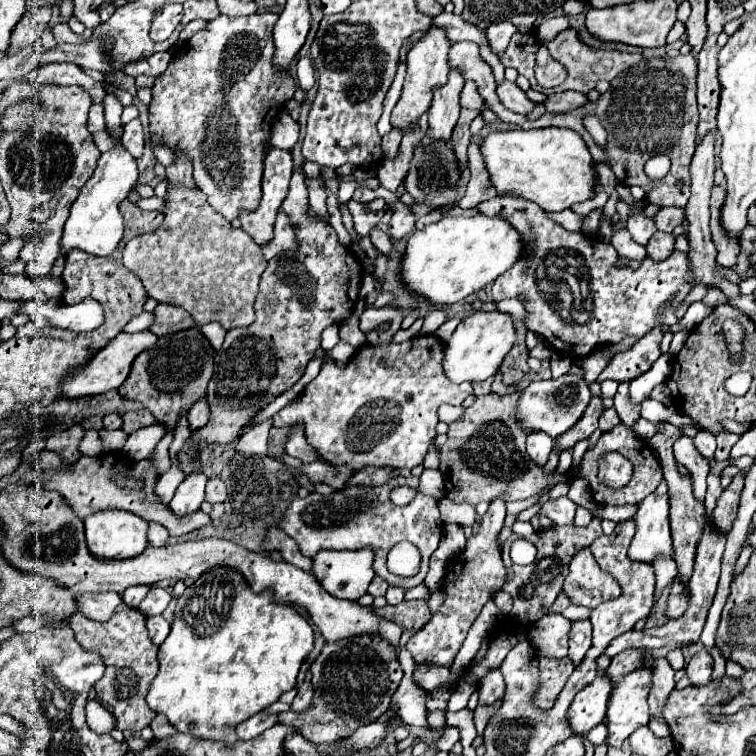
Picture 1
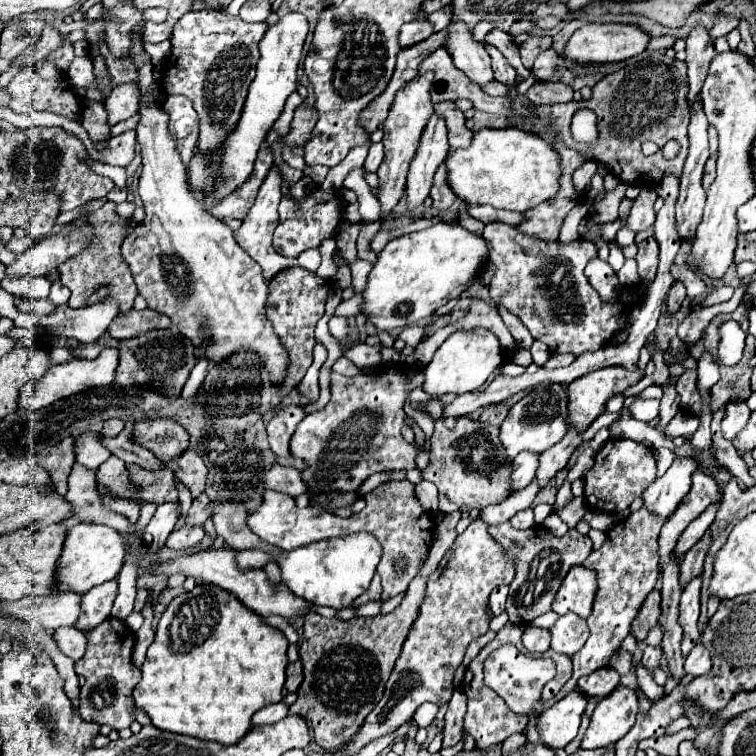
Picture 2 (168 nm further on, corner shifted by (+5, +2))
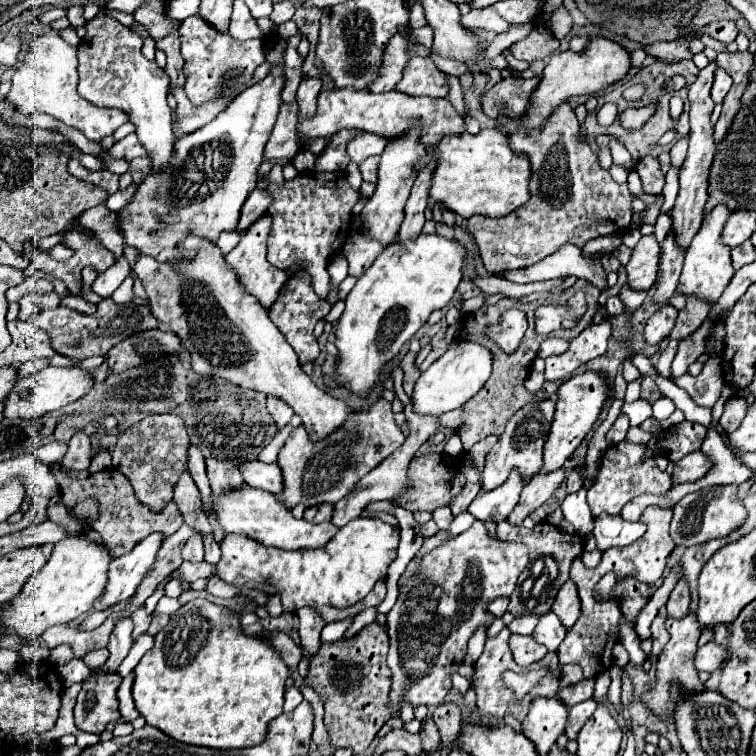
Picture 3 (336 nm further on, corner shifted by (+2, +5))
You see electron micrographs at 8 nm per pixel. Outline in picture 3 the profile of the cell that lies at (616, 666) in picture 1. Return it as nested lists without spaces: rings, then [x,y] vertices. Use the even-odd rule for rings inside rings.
[[[584,679],[580,681],[578,685],[572,685],[572,687],[562,687],[558,691],[558,699],[566,705],[566,707],[572,707],[576,703],[582,703],[586,699],[592,699],[592,693],[594,693],[594,679]]]

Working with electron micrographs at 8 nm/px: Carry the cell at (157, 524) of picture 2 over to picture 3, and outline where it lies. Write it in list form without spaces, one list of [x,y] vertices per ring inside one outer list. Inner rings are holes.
[[[152,533],[140,541],[130,553],[118,557],[108,567],[108,583],[104,595],[100,597],[102,609],[110,609],[120,601],[126,601],[134,595],[138,583],[144,579],[146,571],[154,563],[154,557],[162,545],[162,535]]]

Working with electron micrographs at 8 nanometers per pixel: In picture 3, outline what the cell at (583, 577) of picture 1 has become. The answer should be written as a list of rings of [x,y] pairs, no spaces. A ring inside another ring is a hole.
[[[566,581],[558,595],[556,601],[552,605],[552,611],[558,615],[558,619],[562,621],[562,627],[566,627],[566,631],[570,631],[580,615],[580,599],[578,599],[578,591],[576,585],[572,581]]]

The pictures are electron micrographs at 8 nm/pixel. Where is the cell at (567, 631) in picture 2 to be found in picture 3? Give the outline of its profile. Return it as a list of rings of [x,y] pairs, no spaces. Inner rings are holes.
[[[550,611],[548,615],[542,615],[536,629],[534,629],[534,635],[532,635],[538,643],[546,645],[548,651],[556,651],[558,645],[564,641],[566,637],[566,629],[562,627],[560,619],[556,619],[556,615]]]

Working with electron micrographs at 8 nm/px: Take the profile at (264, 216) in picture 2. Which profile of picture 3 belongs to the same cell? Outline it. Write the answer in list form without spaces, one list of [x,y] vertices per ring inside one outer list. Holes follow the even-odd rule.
[[[268,215],[260,217],[240,239],[240,243],[226,255],[226,263],[228,267],[232,267],[232,271],[238,273],[238,279],[240,279],[240,285],[250,293],[250,295],[256,295],[256,299],[260,301],[262,307],[270,309],[272,303],[276,301],[276,295],[280,291],[280,285],[288,279],[288,271],[278,271],[276,267],[272,267],[268,261],[266,261],[266,239],[268,239],[268,231],[270,231],[270,223],[272,219]]]

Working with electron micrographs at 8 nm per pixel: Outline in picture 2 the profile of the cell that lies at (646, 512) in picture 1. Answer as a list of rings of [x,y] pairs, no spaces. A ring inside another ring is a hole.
[[[679,458],[671,464],[665,476],[657,478],[641,496],[643,506],[653,514],[661,516],[663,520],[677,510],[681,500],[691,488],[691,472],[697,468],[697,462],[691,458]]]

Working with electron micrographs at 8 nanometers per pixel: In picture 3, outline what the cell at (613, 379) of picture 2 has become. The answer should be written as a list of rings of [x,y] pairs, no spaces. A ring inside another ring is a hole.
[[[584,371],[568,381],[564,381],[558,389],[558,401],[556,401],[556,413],[554,421],[548,433],[548,439],[544,443],[544,467],[542,473],[552,473],[560,469],[574,453],[574,449],[582,443],[584,435],[592,429],[592,425],[598,421],[598,415],[608,399],[608,383],[600,373]]]

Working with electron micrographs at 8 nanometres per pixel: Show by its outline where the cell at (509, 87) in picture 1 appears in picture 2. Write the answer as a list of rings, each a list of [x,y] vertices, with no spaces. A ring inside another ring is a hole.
[[[463,22],[449,26],[449,40],[445,42],[445,46],[453,56],[453,64],[463,70],[473,82],[477,82],[479,86],[495,82],[491,58],[485,52],[485,46],[473,40],[471,30]]]

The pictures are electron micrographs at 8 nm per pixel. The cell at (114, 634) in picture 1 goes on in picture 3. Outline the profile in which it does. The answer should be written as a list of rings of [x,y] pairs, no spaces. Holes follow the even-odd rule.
[[[94,675],[84,683],[74,707],[76,727],[84,733],[102,733],[110,721],[120,717],[116,689],[122,679],[114,675]]]

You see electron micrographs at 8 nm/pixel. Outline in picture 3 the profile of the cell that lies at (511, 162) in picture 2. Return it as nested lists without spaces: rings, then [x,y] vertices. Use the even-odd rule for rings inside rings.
[[[482,129],[478,135],[470,135],[468,131],[462,135],[446,135],[440,143],[426,151],[424,159],[418,161],[414,169],[422,171],[432,161],[436,167],[432,171],[432,185],[428,193],[430,209],[434,205],[442,205],[462,219],[470,219],[472,215],[500,217],[528,201],[528,159],[510,149],[508,137],[500,129]]]

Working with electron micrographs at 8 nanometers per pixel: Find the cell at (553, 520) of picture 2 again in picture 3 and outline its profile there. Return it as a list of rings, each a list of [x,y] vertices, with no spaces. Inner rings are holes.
[[[600,515],[594,521],[594,537],[598,549],[604,553],[610,547],[624,547],[644,535],[646,527],[642,521],[624,521],[620,515]]]

